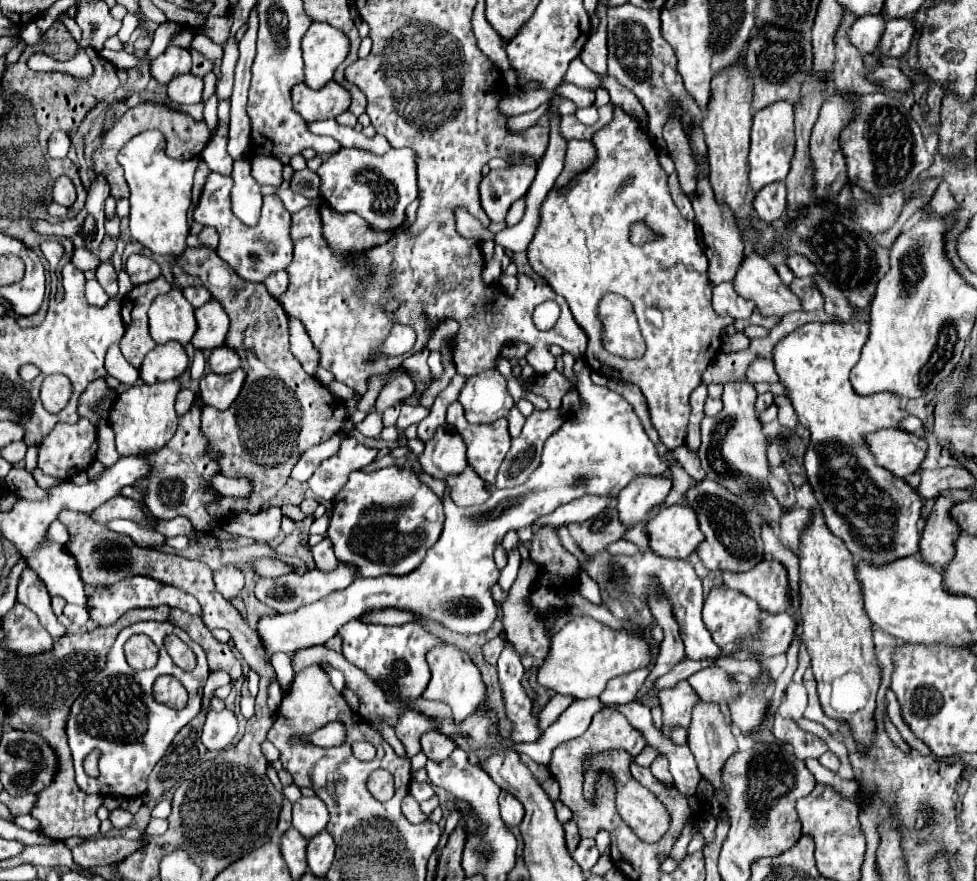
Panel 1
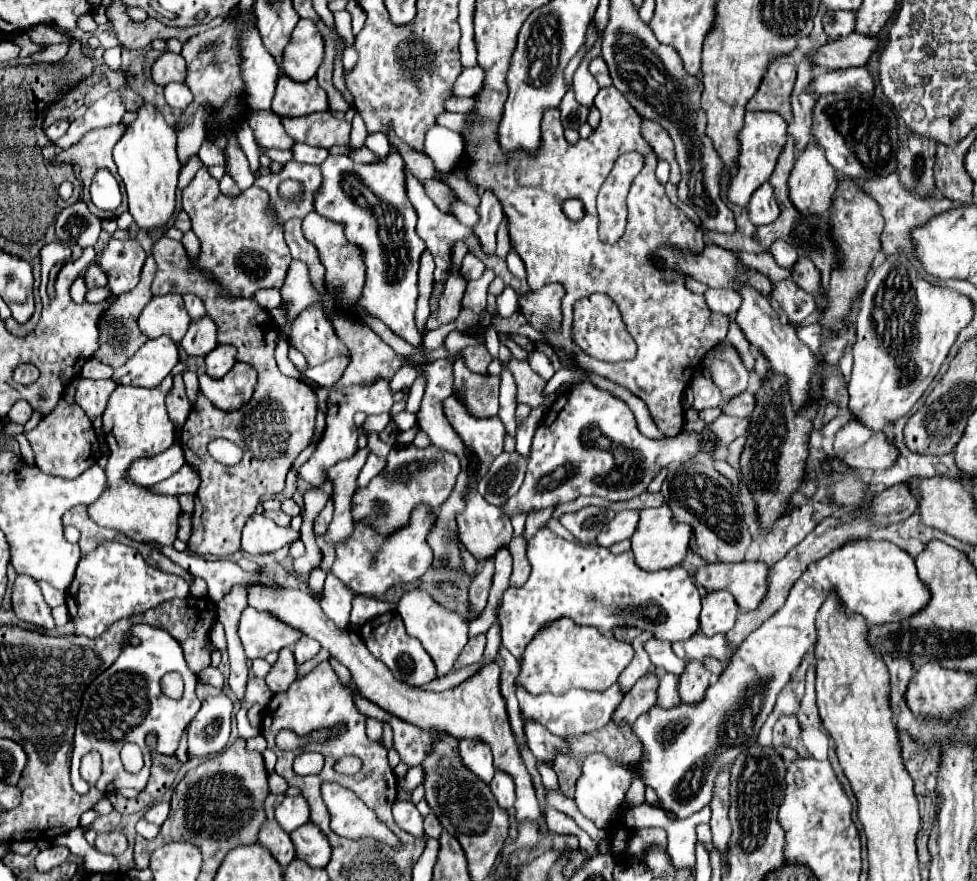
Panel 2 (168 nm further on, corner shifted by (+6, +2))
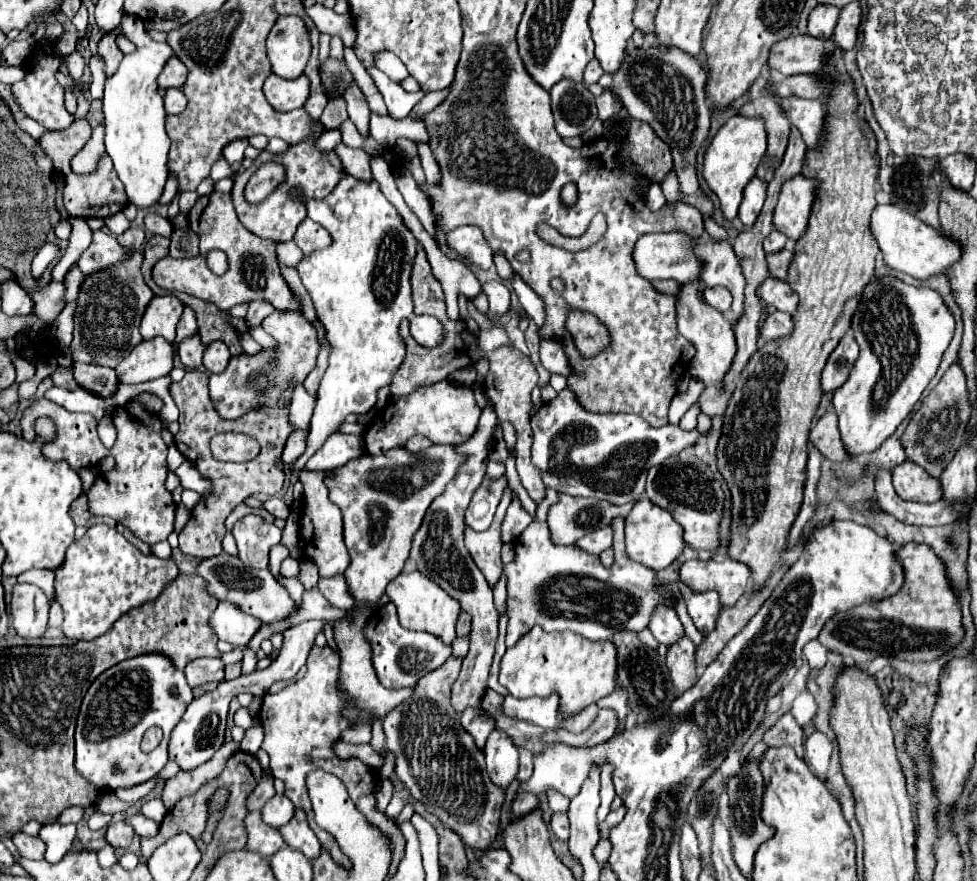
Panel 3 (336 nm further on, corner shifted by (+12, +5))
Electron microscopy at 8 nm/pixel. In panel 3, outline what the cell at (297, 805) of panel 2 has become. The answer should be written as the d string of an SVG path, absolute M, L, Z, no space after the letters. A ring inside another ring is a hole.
M274 795L262 807L262 819L264 819L264 823L268 823L272 827L286 825L292 815L294 815L294 805L286 795Z

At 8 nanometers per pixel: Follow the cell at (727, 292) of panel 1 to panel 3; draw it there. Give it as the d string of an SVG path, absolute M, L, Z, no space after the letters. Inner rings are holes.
M706 287L706 289L704 289L704 301L706 301L710 307L726 313L726 311L730 309L732 295L730 295L730 291L724 289L724 287Z

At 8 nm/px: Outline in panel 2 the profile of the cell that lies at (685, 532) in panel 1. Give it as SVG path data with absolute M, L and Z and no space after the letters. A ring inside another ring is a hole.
M666 504L658 508L646 508L640 512L640 520L636 526L636 532L632 534L632 552L636 556L636 564L642 570L664 570L678 566L686 552L688 552L688 540L692 536L692 528L688 524L678 524L672 520L672 512Z

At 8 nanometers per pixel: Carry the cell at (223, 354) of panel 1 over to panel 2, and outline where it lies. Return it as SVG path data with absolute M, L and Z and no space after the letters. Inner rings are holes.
M218 344L214 350L210 350L206 354L206 372L212 376L212 378L222 378L226 372L232 370L236 362L236 352L234 352L234 346L228 346L228 344Z

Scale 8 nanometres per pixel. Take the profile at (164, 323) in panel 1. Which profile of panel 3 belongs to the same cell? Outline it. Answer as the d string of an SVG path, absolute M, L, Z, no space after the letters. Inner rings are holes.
M174 295L154 297L148 303L148 309L140 323L140 333L144 339L152 339L162 335L168 343L174 343L176 339L176 325L182 315L182 301L178 301Z

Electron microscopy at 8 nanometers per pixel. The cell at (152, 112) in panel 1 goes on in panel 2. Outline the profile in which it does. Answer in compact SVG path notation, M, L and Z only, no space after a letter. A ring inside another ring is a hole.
M114 124L114 126L106 126L106 128L98 128L98 130L90 130L86 132L80 142L76 142L72 148L60 152L58 156L54 156L54 162L56 164L62 164L62 162L68 162L72 166L80 166L82 170L82 186L84 186L84 192L82 192L82 202L90 208L90 212L98 218L118 218L120 214L128 212L128 202L122 200L120 208L114 210L114 212L104 212L104 210L98 210L92 200L90 200L90 182L94 178L94 174L102 168L110 170L114 174L114 178L118 180L118 172L116 172L116 164L112 160L112 148L114 144L120 140L122 132L126 130L126 126L120 126L120 124Z

